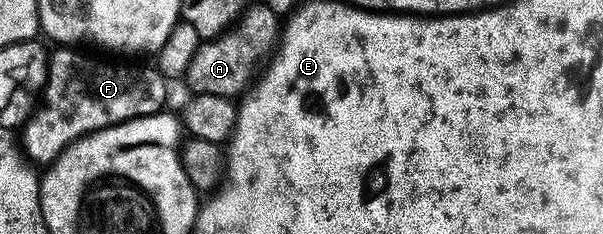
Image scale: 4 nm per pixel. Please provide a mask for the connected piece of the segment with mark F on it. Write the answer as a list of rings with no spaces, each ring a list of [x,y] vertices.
[[[73,46],[54,48],[57,49],[50,51],[47,56],[45,85],[39,103],[29,113],[19,132],[20,147],[34,165],[52,165],[77,140],[140,116],[150,116],[166,107],[167,80],[162,76],[160,67],[153,65],[152,68],[149,64],[112,64],[109,60],[84,56],[76,52],[78,49]]]

